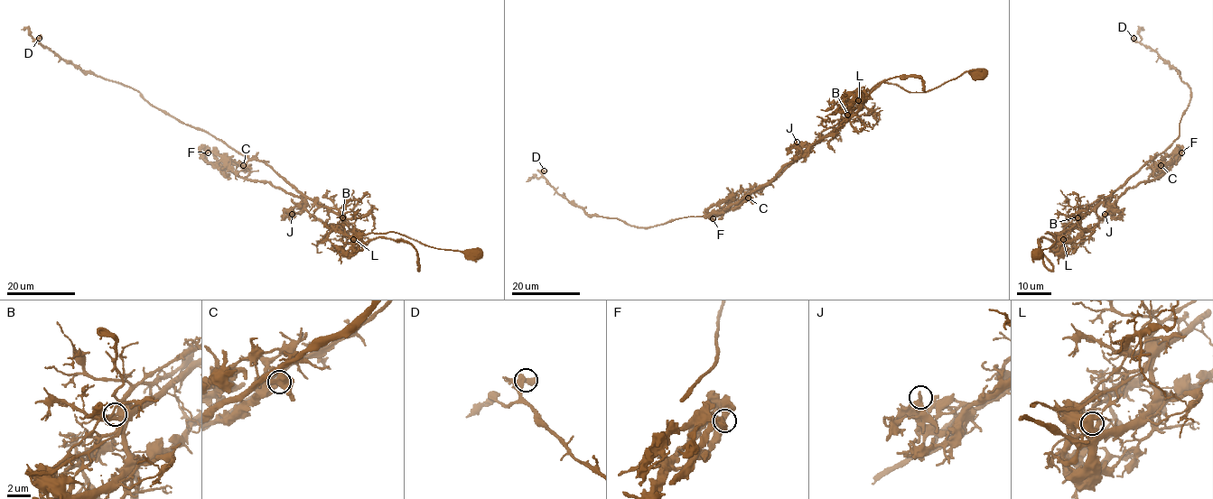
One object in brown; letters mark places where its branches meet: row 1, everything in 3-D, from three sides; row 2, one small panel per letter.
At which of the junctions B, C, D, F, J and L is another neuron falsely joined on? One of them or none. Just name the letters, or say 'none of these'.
C

